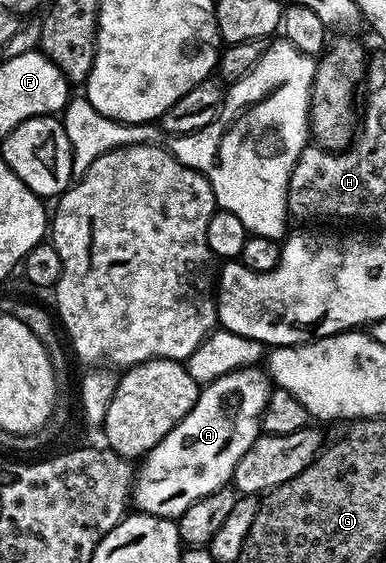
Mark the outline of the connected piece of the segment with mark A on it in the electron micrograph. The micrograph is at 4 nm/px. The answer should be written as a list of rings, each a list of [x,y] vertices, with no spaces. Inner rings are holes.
[[[244,367],[240,371],[231,371],[230,373],[226,373],[226,377],[218,377],[218,381],[207,384],[201,390],[198,401],[192,406],[190,413],[186,413],[186,417],[182,417],[182,421],[178,421],[178,425],[174,425],[174,429],[170,429],[170,433],[166,433],[166,437],[162,437],[162,441],[158,441],[158,445],[154,445],[154,449],[150,449],[148,454],[143,456],[142,462],[139,464],[141,467],[138,467],[138,470],[135,472],[134,482],[130,492],[130,499],[134,504],[135,510],[145,515],[179,520],[180,515],[186,513],[186,509],[190,509],[190,505],[194,505],[194,501],[198,501],[210,493],[221,491],[223,487],[229,486],[232,482],[232,474],[236,471],[238,461],[242,461],[242,453],[246,453],[246,449],[250,449],[250,445],[254,445],[254,441],[260,438],[262,434],[260,419],[264,416],[269,394],[270,380],[263,370],[256,367]]]

